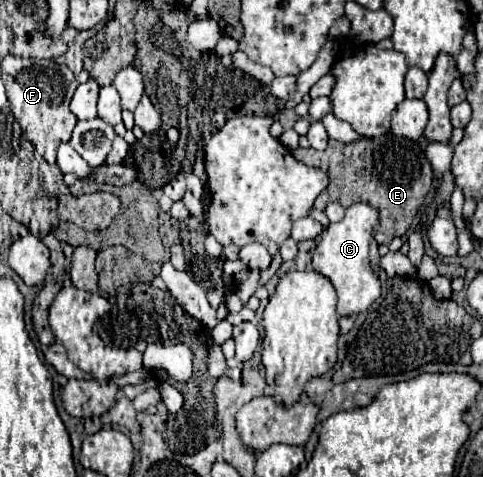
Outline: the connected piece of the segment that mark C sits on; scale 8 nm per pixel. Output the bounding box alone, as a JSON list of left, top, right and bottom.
[312,202,380,316]

